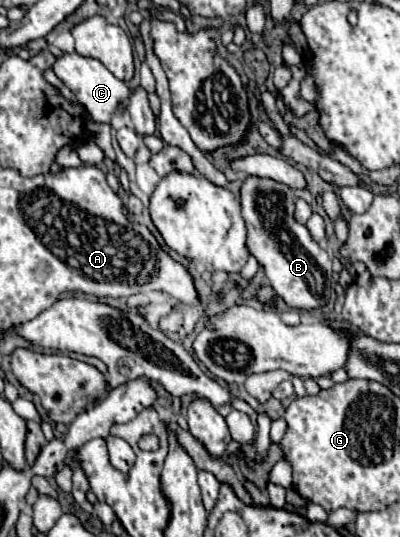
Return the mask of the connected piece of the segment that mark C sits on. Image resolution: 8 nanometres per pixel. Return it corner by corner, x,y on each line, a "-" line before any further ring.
75,51
73,53
63,53
61,57
57,57
57,61
53,63
51,69
75,93
75,97
87,109
87,113
91,115
93,121
109,123
113,113
119,111
121,107
125,107
125,103
129,99
127,85
121,79
117,79
99,59
83,57
79,53
75,53

